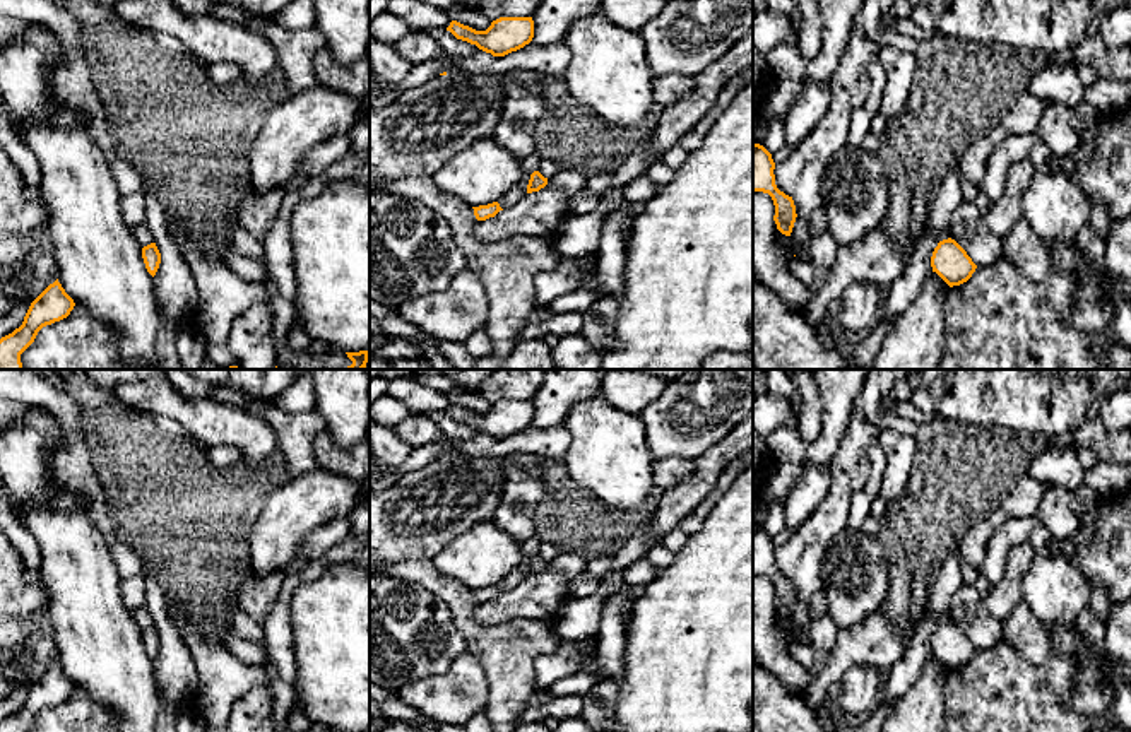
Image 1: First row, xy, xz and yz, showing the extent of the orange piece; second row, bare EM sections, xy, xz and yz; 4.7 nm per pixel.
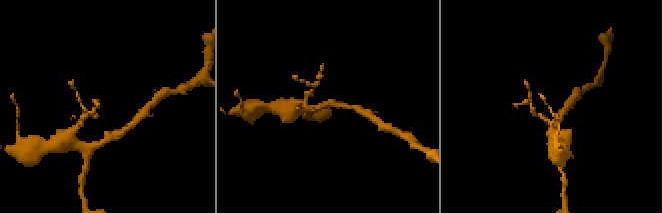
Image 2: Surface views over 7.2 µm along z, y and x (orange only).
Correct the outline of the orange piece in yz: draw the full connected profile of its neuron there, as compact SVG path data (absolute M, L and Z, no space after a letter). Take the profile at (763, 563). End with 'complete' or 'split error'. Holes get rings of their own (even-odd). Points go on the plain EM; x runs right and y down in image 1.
M753 525L753 576L763 575L768 576L775 588L773 604L777 612L791 619L794 605L796 605L796 588L792 580L780 575L775 568L775 546L772 537L760 527Z | complete

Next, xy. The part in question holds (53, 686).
M56 662L31 686L22 708L0 722L0 732L27 732L43 710L67 701L74 689Z | complete

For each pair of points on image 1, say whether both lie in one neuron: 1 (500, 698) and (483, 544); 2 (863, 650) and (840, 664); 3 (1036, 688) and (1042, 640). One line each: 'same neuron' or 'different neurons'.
1: different neurons
2: same neuron
3: different neurons

